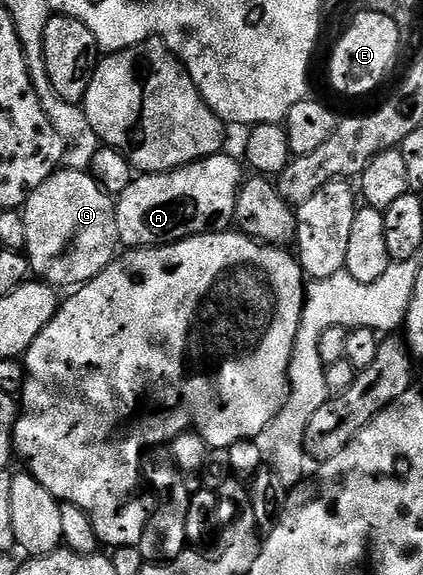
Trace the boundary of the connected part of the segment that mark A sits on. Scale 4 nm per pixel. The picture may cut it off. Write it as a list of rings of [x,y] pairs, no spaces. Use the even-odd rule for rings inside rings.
[[[219,152],[178,170],[135,177],[132,185],[116,198],[114,215],[119,243],[129,248],[167,246],[207,231],[231,229],[238,189],[244,181],[244,166],[239,159],[238,162],[226,152]]]

